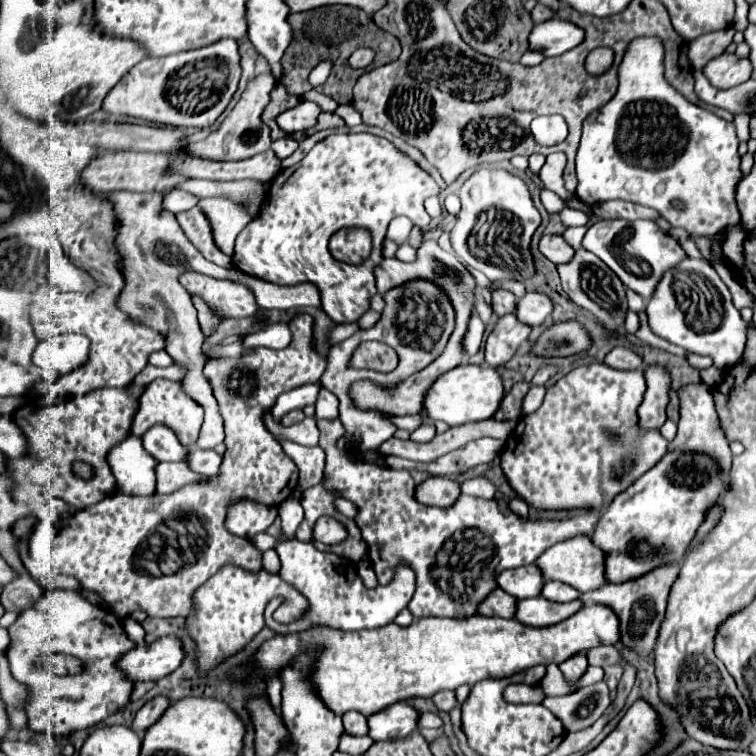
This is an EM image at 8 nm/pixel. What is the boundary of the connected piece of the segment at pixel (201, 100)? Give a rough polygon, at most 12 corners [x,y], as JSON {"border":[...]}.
{"border":[[238,44],[144,58],[102,108],[208,128],[238,90]]}

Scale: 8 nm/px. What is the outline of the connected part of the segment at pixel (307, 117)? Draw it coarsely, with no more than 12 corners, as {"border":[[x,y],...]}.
{"border":[[302,100],[278,116],[288,134],[316,125],[320,108]]}

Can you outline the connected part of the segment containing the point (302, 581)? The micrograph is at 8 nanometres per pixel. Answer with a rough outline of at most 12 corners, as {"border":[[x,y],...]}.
{"border":[[312,542],[276,546],[280,578],[310,602],[304,618],[266,626],[294,634],[392,624],[414,594],[400,566],[366,588],[352,562]]}

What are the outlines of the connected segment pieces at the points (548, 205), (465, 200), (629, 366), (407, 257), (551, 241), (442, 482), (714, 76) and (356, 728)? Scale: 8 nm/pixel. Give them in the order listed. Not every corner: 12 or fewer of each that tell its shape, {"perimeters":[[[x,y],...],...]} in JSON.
{"perimeters":[[[542,190],[542,204],[550,214],[558,214],[564,202],[554,192]],[[482,168],[464,182],[454,254],[526,282],[542,216],[526,182]],[[622,346],[604,362],[616,370],[642,370],[642,358]],[[402,244],[394,258],[400,262],[414,262],[416,252],[410,244]],[[564,236],[540,240],[542,254],[554,264],[570,262],[574,248]],[[428,478],[416,488],[416,500],[448,508],[460,496],[450,478]],[[720,54],[704,68],[716,88],[732,88],[752,76],[748,58]],[[360,712],[342,716],[346,734],[368,736],[368,720]]]}

